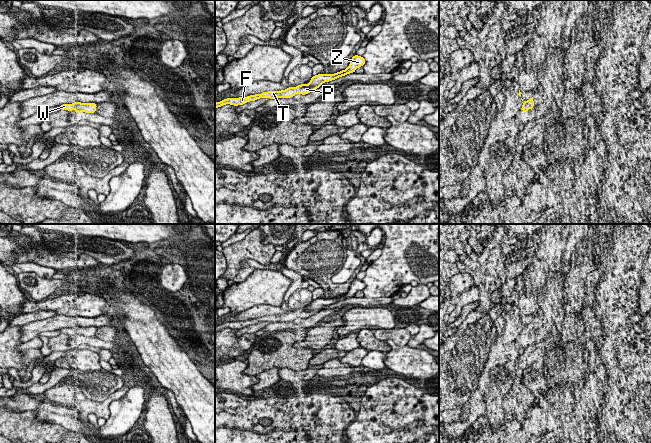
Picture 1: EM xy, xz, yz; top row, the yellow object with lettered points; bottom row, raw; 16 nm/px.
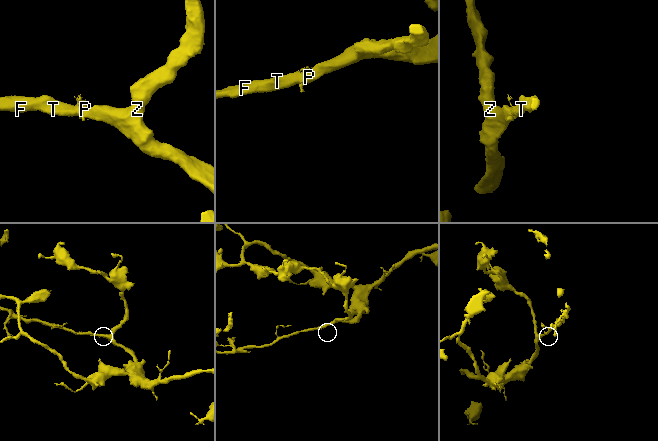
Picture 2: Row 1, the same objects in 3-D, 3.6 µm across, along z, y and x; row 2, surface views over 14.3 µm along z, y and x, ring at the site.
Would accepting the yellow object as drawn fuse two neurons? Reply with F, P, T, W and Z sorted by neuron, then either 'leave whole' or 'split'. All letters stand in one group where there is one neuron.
groups F P T W Z; leave whole

